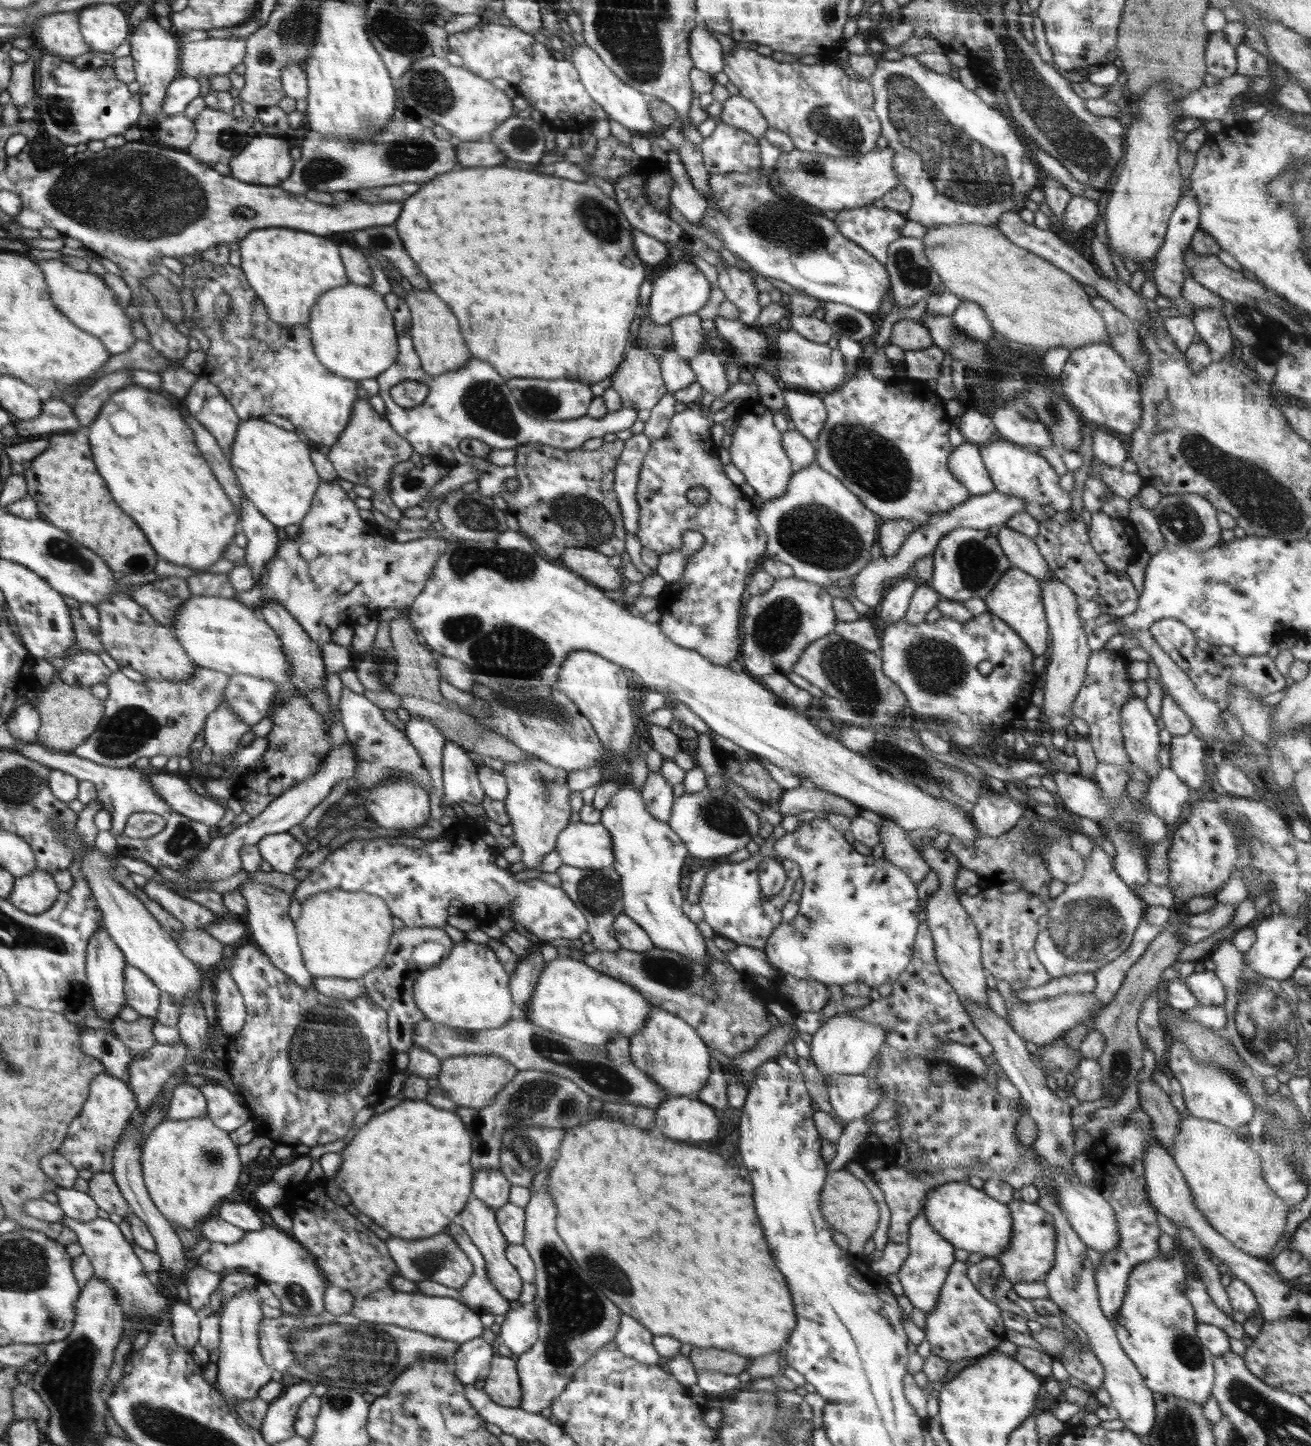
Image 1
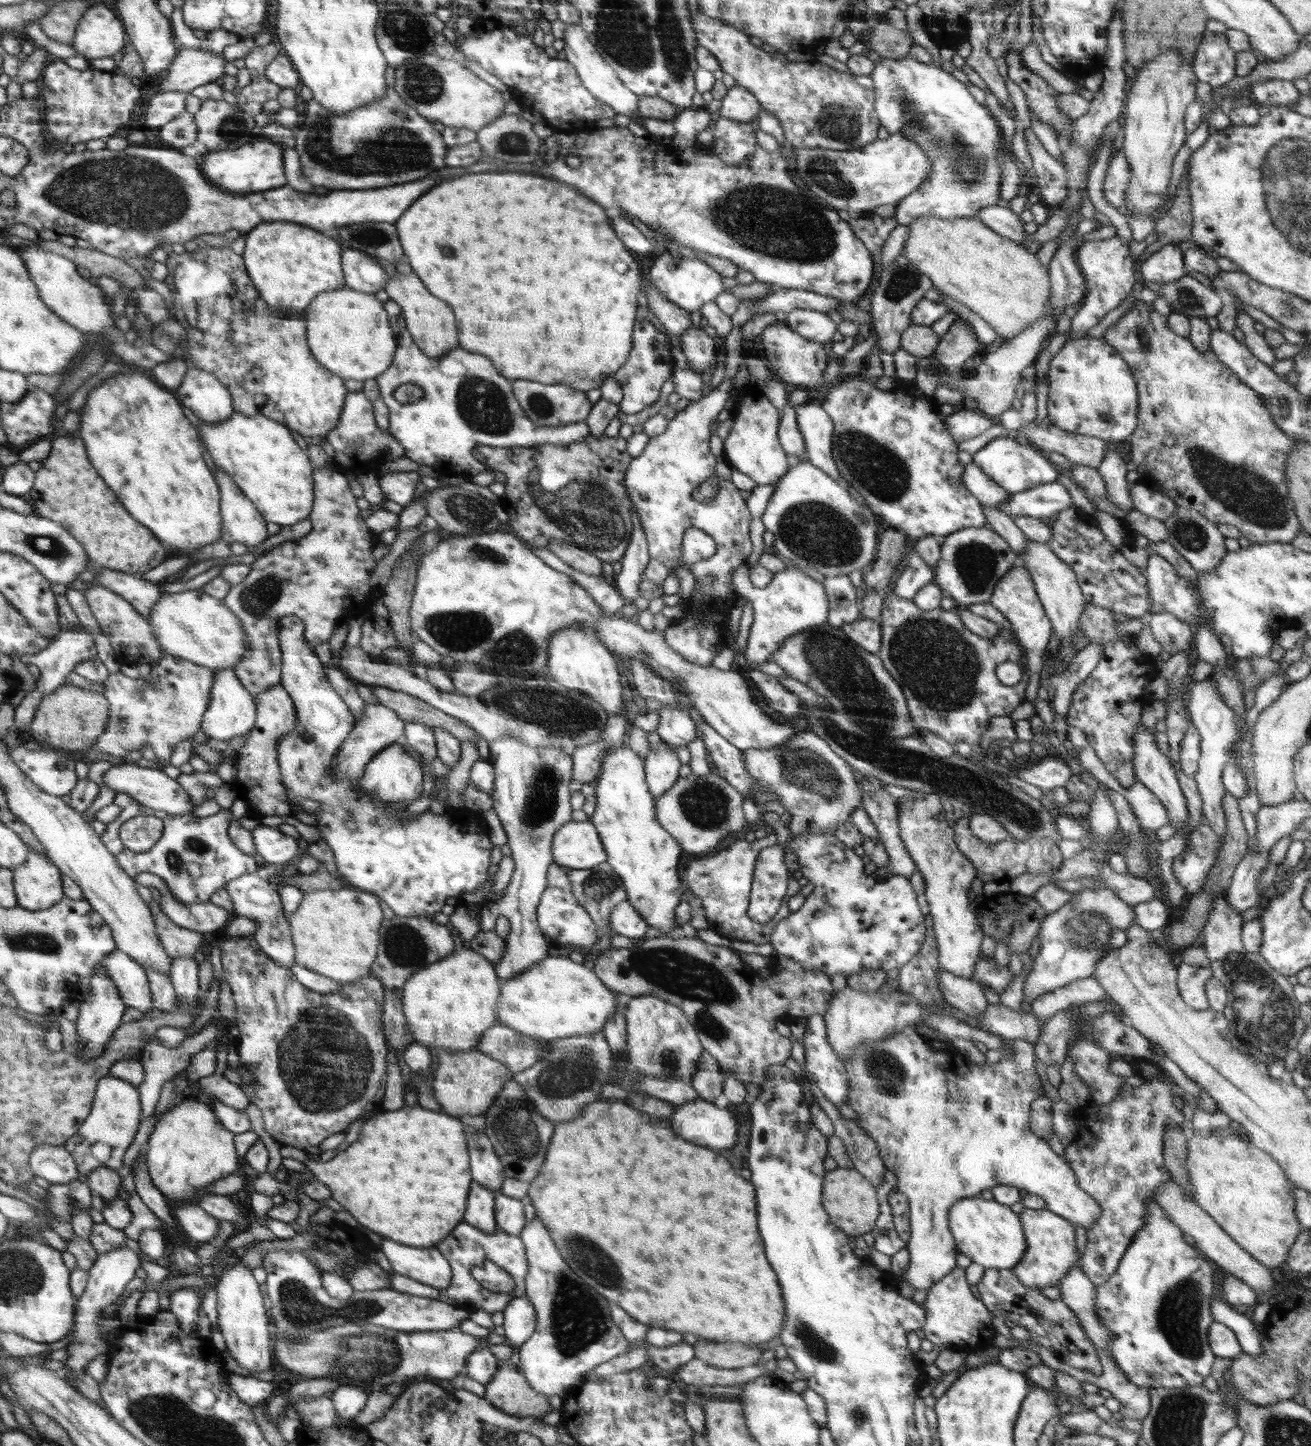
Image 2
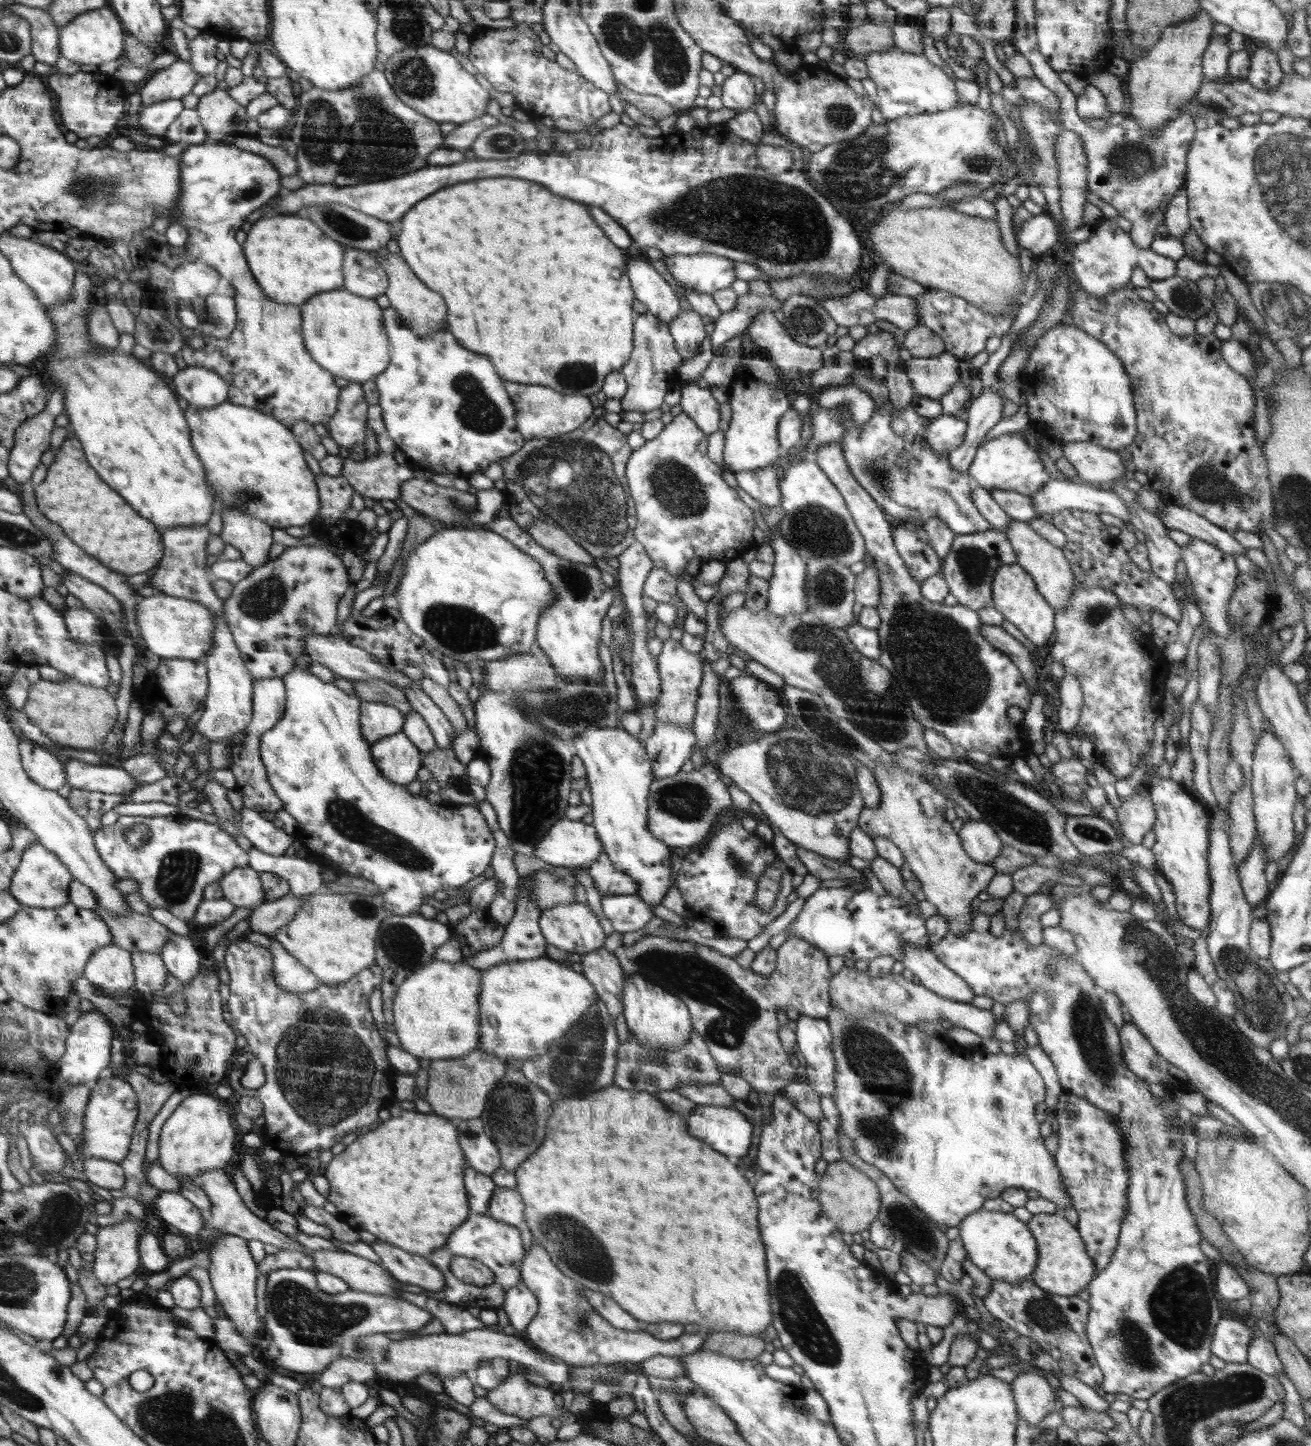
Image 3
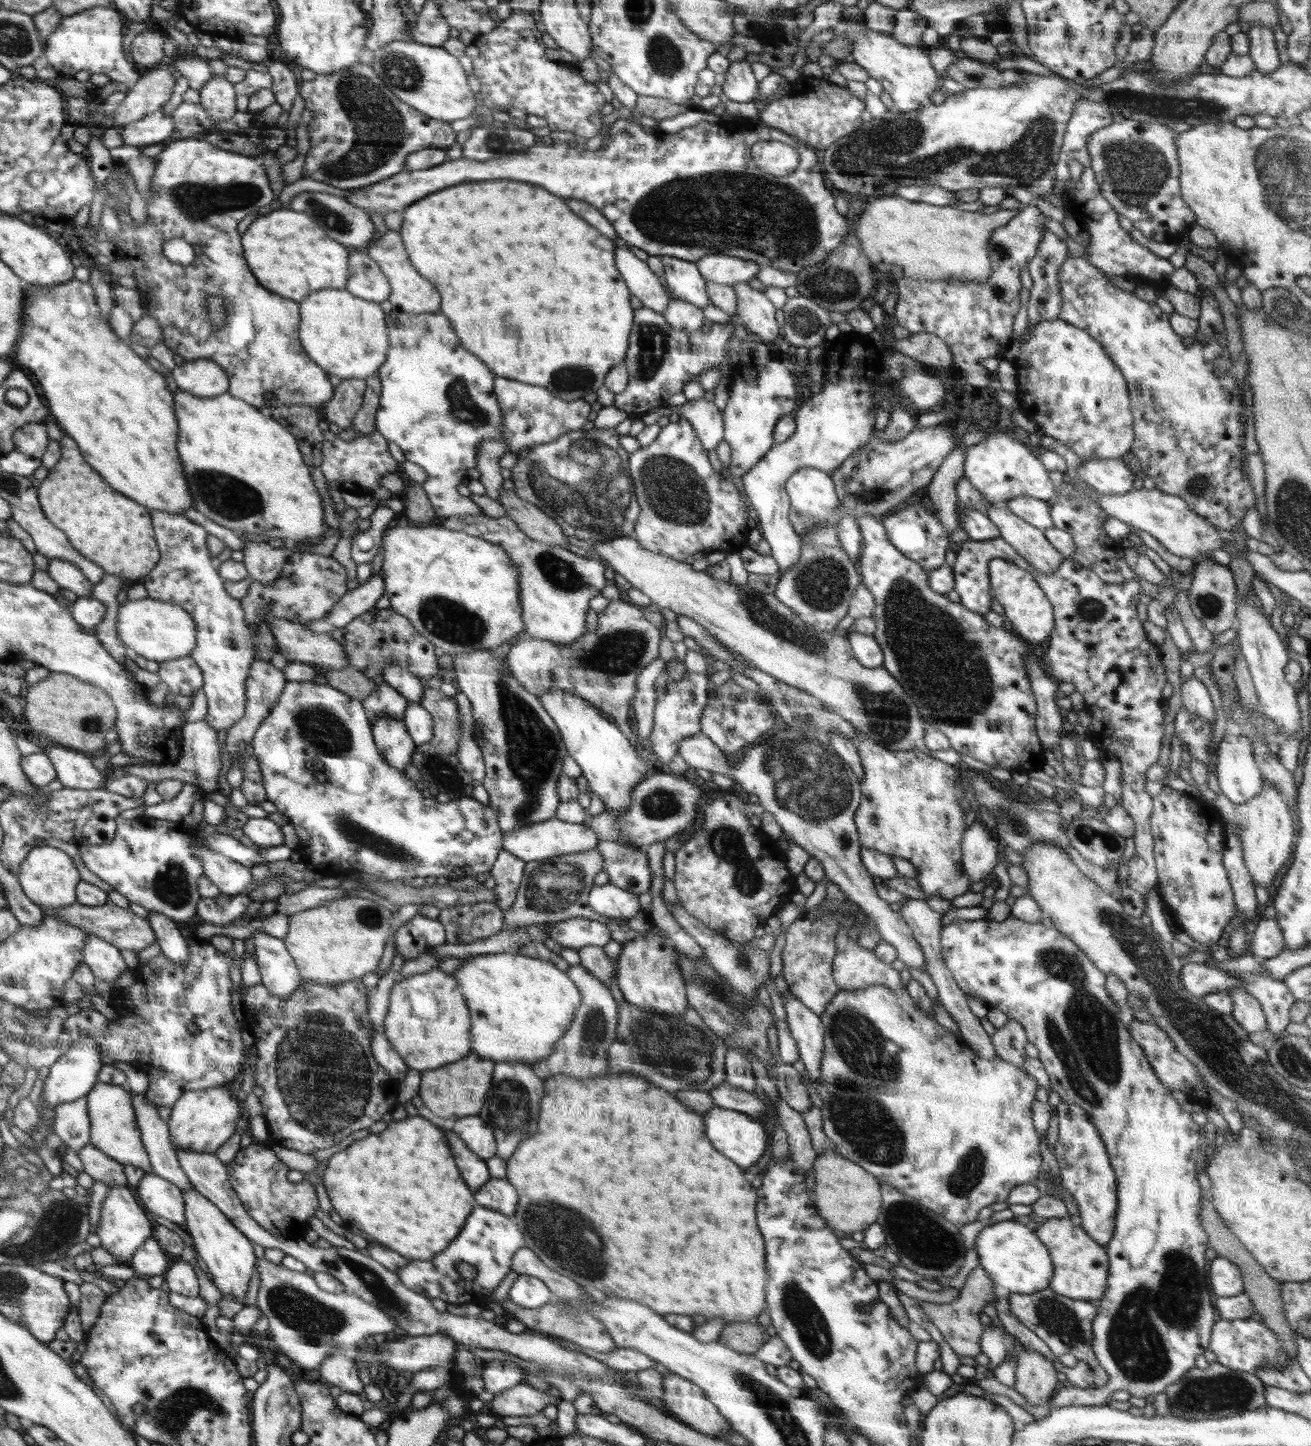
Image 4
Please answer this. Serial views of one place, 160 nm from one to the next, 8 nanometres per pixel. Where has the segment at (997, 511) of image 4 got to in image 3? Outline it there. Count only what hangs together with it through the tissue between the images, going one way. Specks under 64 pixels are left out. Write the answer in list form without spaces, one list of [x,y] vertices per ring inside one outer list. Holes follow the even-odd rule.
[[[1010,518],[1010,523],[1008,523],[1006,531],[1002,532],[1007,535],[1006,538],[1008,538],[1008,542],[1016,554],[1017,562],[1015,564],[1024,568],[1034,579],[1037,591],[1044,597],[1044,600],[1055,612],[1060,611],[1061,608],[1065,608],[1073,593],[1075,577],[1062,550],[1054,547],[1048,540],[1038,535],[1038,533],[1028,525],[1028,522]]]

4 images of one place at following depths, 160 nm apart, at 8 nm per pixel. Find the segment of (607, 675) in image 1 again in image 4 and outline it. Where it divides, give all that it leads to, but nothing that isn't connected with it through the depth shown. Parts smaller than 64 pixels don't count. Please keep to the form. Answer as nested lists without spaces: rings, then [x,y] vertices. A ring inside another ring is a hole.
[[[462,515],[446,519],[444,528],[470,533],[484,542],[500,546],[518,568],[524,632],[528,638],[574,644],[586,632],[586,612],[590,600],[606,586],[604,566],[596,560],[576,556],[564,548],[532,540],[511,518],[490,518],[487,515]]]

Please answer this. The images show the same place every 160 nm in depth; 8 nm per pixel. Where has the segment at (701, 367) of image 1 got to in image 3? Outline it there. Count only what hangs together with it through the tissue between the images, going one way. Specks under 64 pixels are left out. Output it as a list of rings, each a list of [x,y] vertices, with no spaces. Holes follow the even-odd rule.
[[[693,310],[684,311],[669,324],[671,335],[676,341],[676,348],[684,360],[690,360],[692,356],[698,354],[700,343],[706,338],[704,322],[700,315]]]

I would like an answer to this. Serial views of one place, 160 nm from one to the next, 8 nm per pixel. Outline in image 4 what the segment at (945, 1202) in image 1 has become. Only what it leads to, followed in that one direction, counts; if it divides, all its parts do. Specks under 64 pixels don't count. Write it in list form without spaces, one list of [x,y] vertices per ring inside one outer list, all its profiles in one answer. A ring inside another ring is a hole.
[[[1014,1219],[986,1225],[974,1240],[978,1262],[1001,1292],[1031,1293],[1049,1287],[1054,1265],[1034,1230]]]

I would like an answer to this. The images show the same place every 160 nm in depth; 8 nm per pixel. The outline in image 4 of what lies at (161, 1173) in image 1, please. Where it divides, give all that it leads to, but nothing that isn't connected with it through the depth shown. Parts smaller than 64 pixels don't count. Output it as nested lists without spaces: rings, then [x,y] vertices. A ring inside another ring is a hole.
[[[228,1087],[206,1088],[193,1090],[183,1095],[172,1106],[170,1118],[167,1120],[172,1148],[175,1150],[191,1150],[192,1152],[209,1152],[215,1154],[216,1150],[232,1136],[237,1130],[236,1122],[240,1118],[242,1106],[236,1098],[228,1092]]]

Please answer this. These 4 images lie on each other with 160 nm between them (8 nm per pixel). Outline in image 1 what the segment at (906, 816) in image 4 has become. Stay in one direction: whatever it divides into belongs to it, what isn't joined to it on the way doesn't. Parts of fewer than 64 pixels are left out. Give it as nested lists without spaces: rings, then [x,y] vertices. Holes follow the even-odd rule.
[[[926,837],[923,839],[920,843],[920,854],[928,866],[937,872],[940,879],[939,889],[928,899],[925,920],[935,943],[938,969],[960,1001],[989,1005],[986,994],[987,980],[984,976],[986,971],[982,967],[981,940],[975,924],[962,905],[962,894],[954,888],[956,873],[961,864],[948,848],[945,851],[938,851],[930,843],[926,843]]]

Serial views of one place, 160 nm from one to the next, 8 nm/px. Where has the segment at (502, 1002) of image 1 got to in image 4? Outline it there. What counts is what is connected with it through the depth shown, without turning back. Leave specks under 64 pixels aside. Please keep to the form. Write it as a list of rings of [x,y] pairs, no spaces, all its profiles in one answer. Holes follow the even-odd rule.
[[[431,969],[393,986],[384,1018],[384,1034],[410,1069],[431,1071],[456,1063],[472,1052],[471,1018],[458,982],[451,974]]]

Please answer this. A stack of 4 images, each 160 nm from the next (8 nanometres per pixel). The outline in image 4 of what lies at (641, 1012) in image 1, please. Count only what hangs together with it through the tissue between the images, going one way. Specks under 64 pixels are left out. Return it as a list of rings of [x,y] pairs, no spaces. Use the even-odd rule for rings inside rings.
[[[499,952],[479,955],[458,967],[451,974],[460,985],[468,1012],[471,1012],[471,1022],[476,1028],[471,1028],[472,1052],[493,1061],[524,1062],[535,1064],[555,1051],[555,1044],[563,1039],[568,1028],[574,1022],[575,1012],[582,1004],[582,996],[576,984],[567,976],[567,972],[556,968],[552,962],[524,956],[517,952]]]

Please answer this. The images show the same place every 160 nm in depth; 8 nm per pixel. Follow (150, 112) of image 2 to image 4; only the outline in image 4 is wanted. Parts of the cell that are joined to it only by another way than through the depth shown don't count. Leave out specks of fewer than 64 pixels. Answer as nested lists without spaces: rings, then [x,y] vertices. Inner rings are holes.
[[[156,109],[150,115],[119,130],[122,146],[144,148],[153,144],[164,144],[177,135],[173,115]]]

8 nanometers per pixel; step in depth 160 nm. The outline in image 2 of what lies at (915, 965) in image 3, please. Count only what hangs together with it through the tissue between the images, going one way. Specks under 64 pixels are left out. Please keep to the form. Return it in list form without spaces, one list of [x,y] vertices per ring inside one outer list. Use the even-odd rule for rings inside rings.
[[[938,968],[938,990],[944,996],[944,1003],[958,1009],[972,1019],[984,1015],[988,1002],[984,990],[972,979],[952,975]]]

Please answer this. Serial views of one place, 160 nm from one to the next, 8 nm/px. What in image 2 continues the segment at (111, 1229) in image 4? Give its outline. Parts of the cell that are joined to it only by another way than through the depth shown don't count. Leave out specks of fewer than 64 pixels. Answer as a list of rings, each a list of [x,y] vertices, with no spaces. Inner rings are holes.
[[[124,1245],[118,1247],[116,1251],[99,1254],[96,1262],[90,1267],[86,1288],[83,1295],[79,1296],[79,1303],[76,1305],[73,1338],[66,1346],[68,1358],[64,1362],[64,1366],[67,1366],[68,1370],[72,1370],[72,1376],[74,1378],[80,1376],[80,1374],[84,1374],[84,1368],[88,1366],[90,1360],[94,1360],[100,1354],[108,1354],[108,1346],[102,1340],[102,1334],[105,1332],[109,1333],[113,1329],[108,1325],[108,1322],[104,1322],[100,1318],[102,1308],[114,1304],[120,1298],[120,1294],[124,1292],[126,1284],[134,1278],[134,1272],[138,1268],[141,1268],[138,1256],[134,1254],[134,1251]]]

